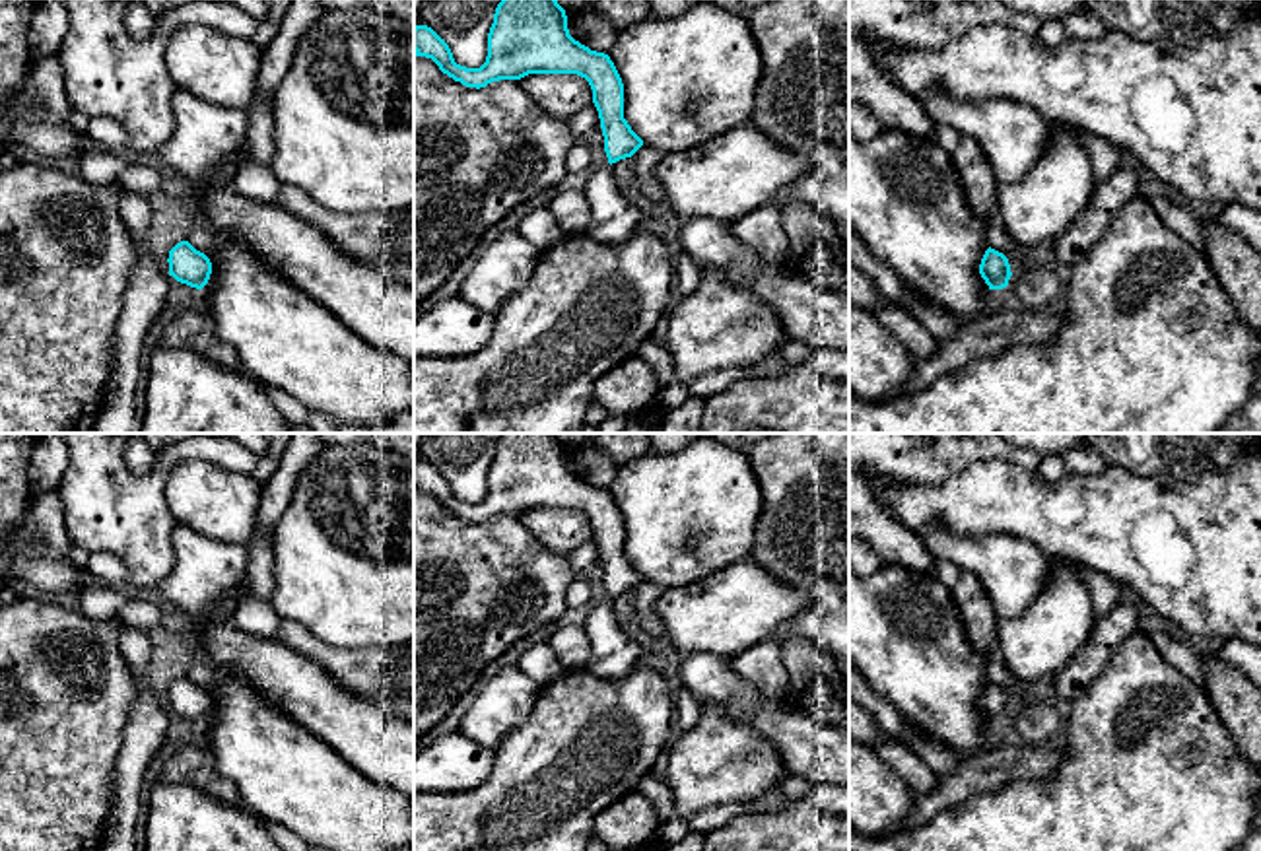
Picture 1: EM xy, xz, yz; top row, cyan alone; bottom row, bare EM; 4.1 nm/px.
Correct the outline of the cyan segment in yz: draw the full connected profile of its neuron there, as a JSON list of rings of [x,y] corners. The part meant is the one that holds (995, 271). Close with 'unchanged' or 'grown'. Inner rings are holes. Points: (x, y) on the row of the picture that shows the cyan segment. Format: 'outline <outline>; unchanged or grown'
outline [[[991,247],[985,251],[985,255],[981,258],[979,274],[985,280],[985,284],[989,286],[989,289],[1006,288],[1008,280],[1012,276],[1008,258]]]; unchanged

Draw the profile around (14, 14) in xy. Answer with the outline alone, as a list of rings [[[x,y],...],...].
[[[0,0],[0,101],[23,87],[35,0]]]

